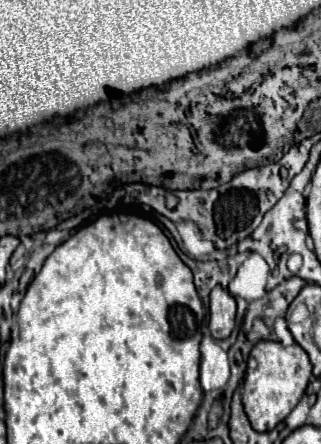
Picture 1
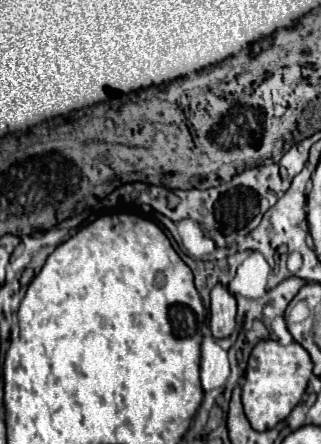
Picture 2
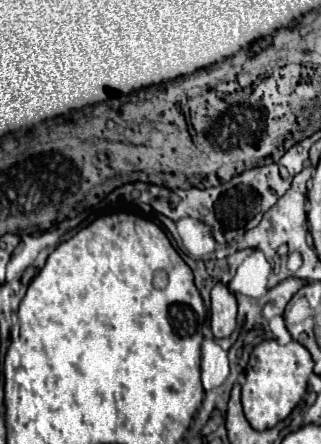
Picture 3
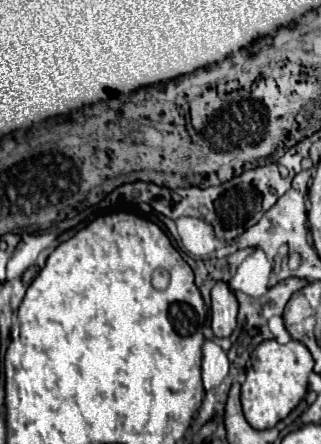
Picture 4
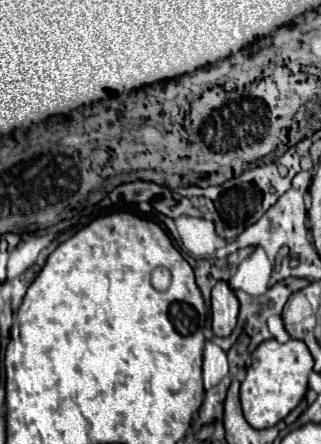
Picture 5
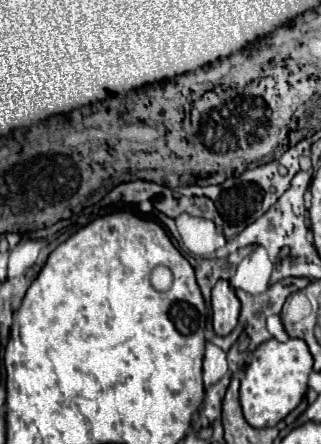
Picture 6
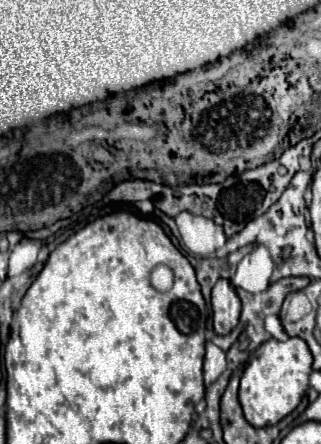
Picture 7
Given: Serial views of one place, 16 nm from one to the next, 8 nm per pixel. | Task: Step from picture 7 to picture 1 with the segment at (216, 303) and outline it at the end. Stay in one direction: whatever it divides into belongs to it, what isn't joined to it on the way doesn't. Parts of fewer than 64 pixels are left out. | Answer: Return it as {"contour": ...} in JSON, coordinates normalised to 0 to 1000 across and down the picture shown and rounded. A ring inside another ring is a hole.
{"contour":[[[673,644],[654,658],[654,752],[667,766],[698,766],[717,757],[729,739],[729,712],[735,712],[735,680],[698,653],[692,644]]]}

